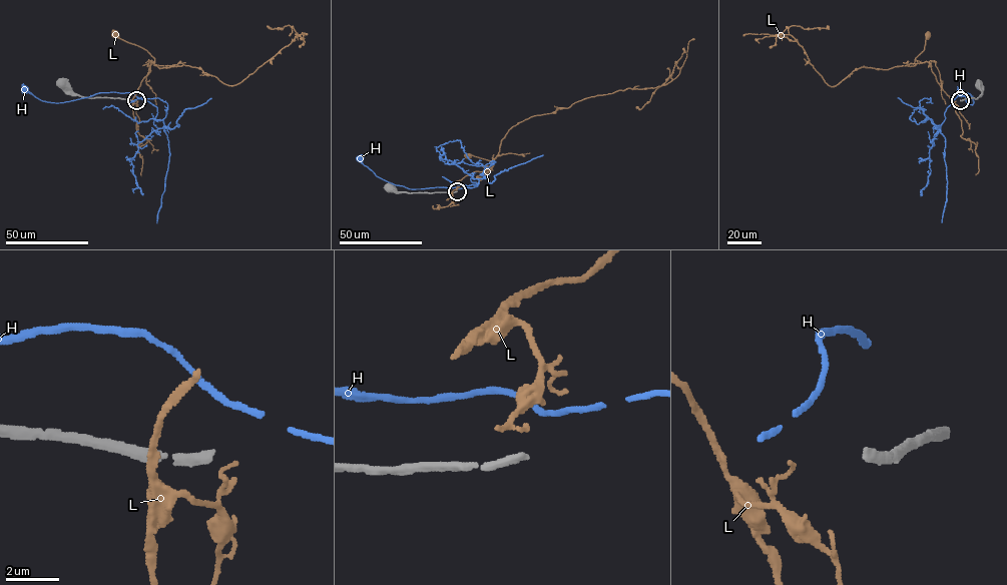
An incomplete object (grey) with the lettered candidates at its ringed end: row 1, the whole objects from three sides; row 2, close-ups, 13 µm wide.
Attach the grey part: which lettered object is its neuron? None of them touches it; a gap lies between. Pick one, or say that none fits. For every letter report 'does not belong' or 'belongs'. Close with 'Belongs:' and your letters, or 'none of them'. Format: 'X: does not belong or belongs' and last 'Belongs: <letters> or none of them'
H: does not belong
L: does not belong
Belongs: none of them

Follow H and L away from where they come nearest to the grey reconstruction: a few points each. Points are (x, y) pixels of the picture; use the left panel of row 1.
H: (136, 97), (130, 92), (110, 92), (53, 102), (42, 101), (25, 90)
L: (137, 101), (133, 102), (133, 98), (154, 59), (147, 50), (114, 34)

